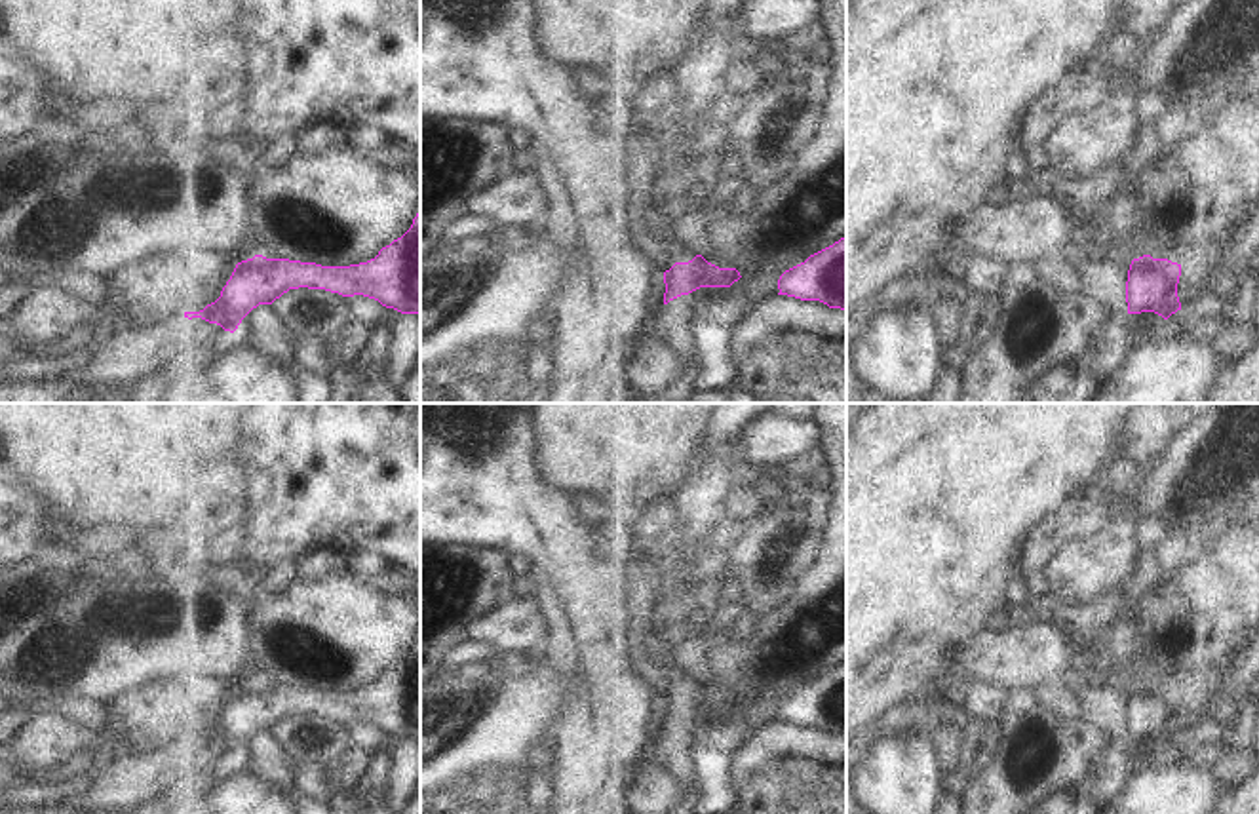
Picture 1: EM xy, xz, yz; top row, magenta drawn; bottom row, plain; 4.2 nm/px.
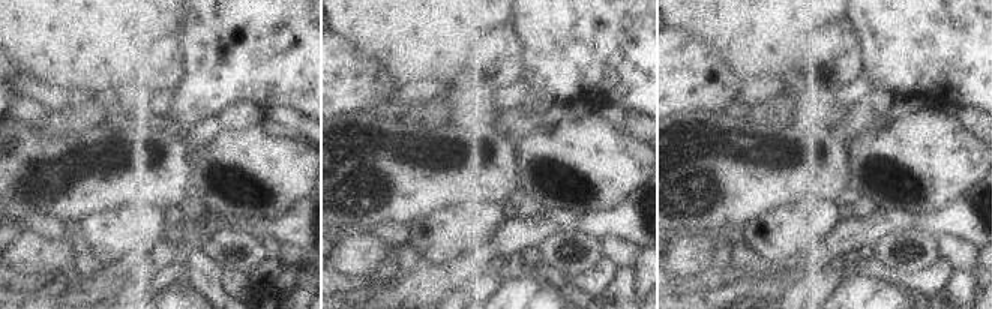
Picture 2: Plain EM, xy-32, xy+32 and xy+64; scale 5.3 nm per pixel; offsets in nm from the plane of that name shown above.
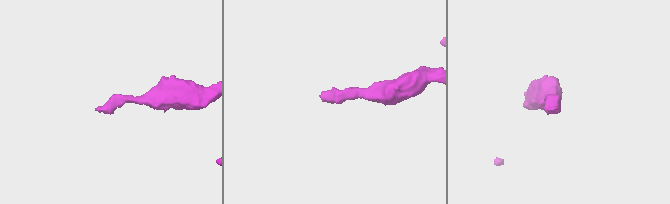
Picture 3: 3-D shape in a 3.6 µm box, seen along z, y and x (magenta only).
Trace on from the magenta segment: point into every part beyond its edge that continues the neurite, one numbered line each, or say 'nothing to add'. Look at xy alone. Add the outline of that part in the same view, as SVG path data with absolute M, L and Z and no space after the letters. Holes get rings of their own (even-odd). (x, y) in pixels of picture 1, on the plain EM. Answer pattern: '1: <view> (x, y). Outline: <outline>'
nothing to add

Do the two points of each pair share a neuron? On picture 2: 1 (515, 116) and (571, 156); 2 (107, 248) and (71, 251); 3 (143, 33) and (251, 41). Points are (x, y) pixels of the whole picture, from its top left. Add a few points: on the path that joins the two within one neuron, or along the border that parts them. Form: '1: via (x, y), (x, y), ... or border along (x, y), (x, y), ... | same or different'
1: border along (529, 126), (518, 131) | different
2: border along (75, 242), (81, 249) | different
3: border along (185, 15), (183, 26), (176, 35) | different

